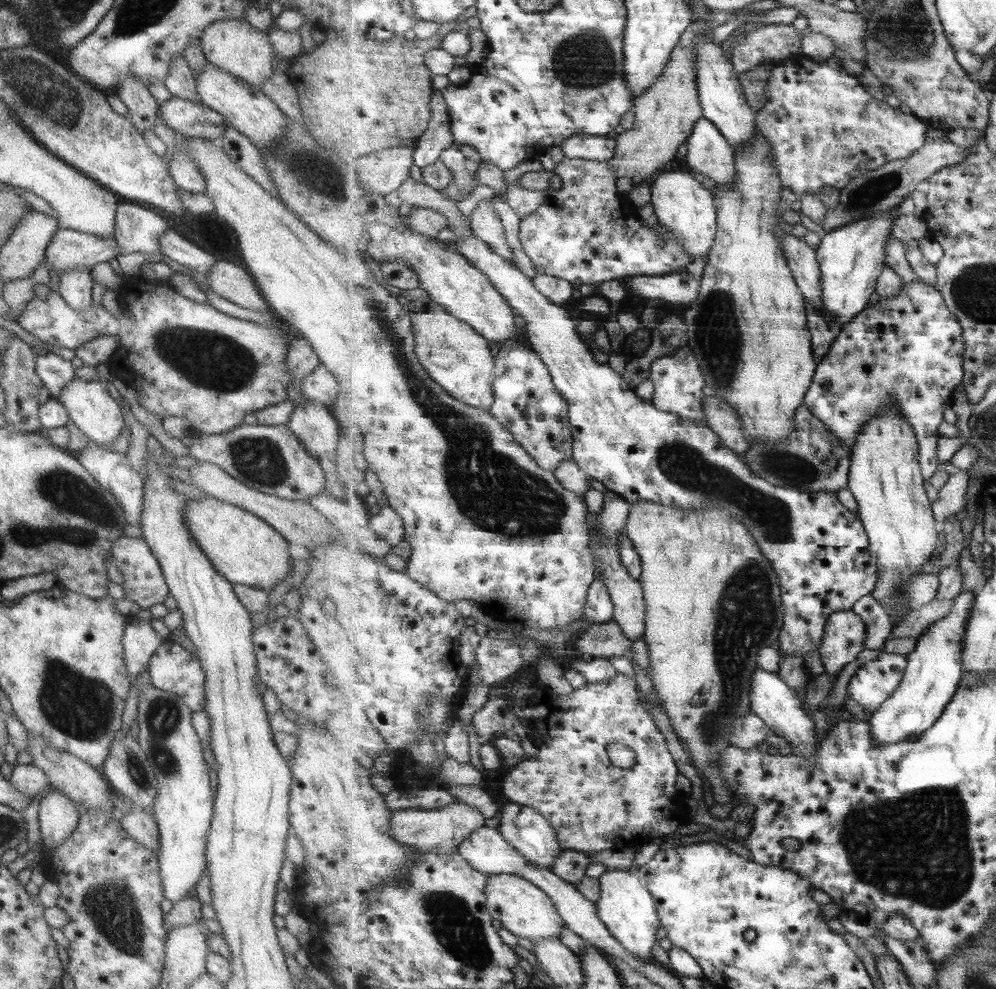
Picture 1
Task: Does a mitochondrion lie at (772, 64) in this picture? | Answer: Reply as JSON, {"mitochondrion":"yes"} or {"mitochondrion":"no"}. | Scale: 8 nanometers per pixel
{"mitochondrion":"no"}

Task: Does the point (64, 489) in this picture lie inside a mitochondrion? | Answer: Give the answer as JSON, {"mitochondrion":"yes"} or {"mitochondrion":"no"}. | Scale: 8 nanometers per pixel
{"mitochondrion":"yes"}

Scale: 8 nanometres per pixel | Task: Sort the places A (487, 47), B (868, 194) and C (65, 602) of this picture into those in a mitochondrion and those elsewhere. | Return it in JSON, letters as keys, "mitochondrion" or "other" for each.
{"A":"other","B":"mitochondrion","C":"other"}

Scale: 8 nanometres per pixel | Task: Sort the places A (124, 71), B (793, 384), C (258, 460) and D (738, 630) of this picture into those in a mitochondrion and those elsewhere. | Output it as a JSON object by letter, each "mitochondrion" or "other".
{"A":"other","B":"other","C":"mitochondrion","D":"mitochondrion"}

